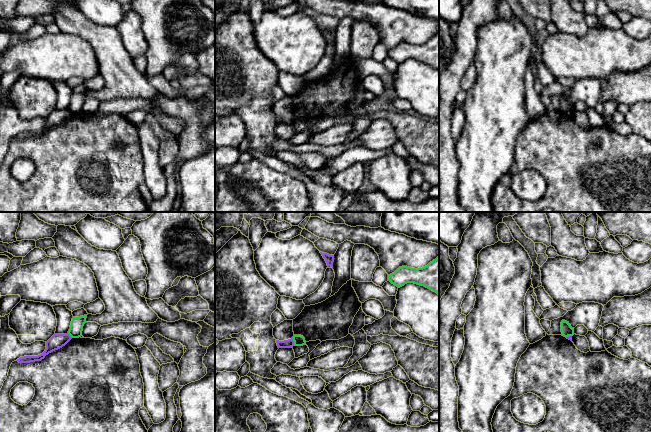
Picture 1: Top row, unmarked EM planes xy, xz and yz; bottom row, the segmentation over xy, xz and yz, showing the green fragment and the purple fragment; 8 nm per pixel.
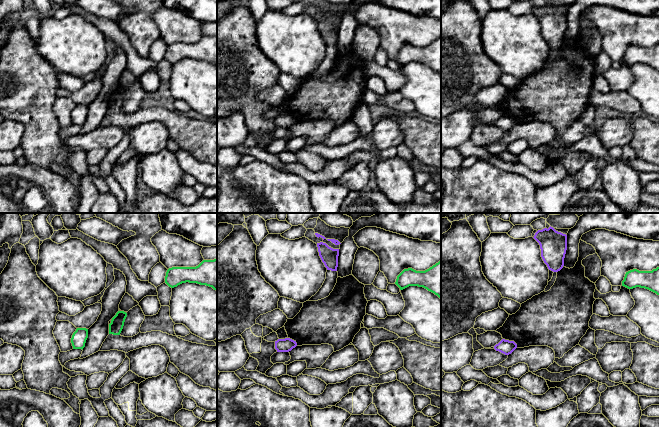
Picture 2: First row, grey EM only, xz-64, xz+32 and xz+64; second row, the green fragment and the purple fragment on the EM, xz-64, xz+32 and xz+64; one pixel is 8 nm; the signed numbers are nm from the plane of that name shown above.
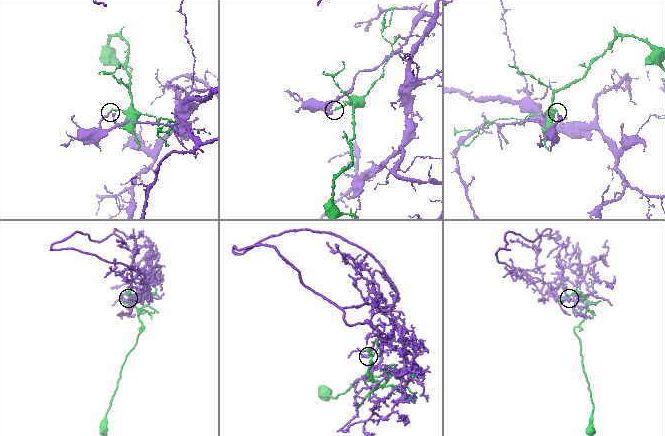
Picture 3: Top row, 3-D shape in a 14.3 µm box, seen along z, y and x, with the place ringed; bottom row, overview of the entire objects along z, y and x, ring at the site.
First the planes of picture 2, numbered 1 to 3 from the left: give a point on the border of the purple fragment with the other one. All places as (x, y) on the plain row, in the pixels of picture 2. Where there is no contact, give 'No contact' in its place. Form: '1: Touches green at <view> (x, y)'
1: No contact
2: No contact
3: No contact

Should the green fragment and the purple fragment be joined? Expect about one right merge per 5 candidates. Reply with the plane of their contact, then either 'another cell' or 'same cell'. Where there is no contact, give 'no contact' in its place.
meets green in xz; another cell

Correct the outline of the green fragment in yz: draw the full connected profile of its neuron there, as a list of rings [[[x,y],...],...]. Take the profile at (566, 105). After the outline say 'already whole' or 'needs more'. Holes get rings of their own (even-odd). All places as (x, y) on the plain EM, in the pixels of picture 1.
[[[562,96],[561,108],[562,108],[562,112],[564,112],[564,113],[573,112],[574,111],[574,104],[571,103],[569,98]]] | already whole

